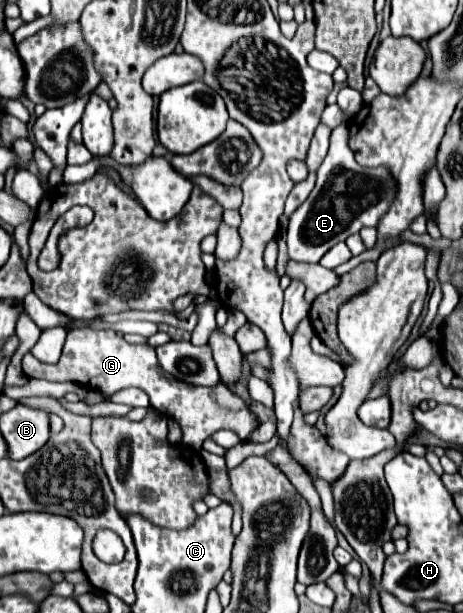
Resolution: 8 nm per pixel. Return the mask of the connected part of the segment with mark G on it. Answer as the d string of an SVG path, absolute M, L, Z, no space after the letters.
M70 329L62 357L56 365L40 363L32 353L22 357L22 371L30 379L46 381L72 381L84 389L98 389L104 395L112 395L124 387L144 389L150 397L150 405L174 419L182 429L182 445L198 451L202 441L220 429L232 429L242 441L248 441L250 433L258 427L256 417L250 413L248 405L236 397L226 385L218 383L216 387L196 387L184 381L178 381L166 373L156 359L156 351L150 345L130 345L118 337L112 329Z

